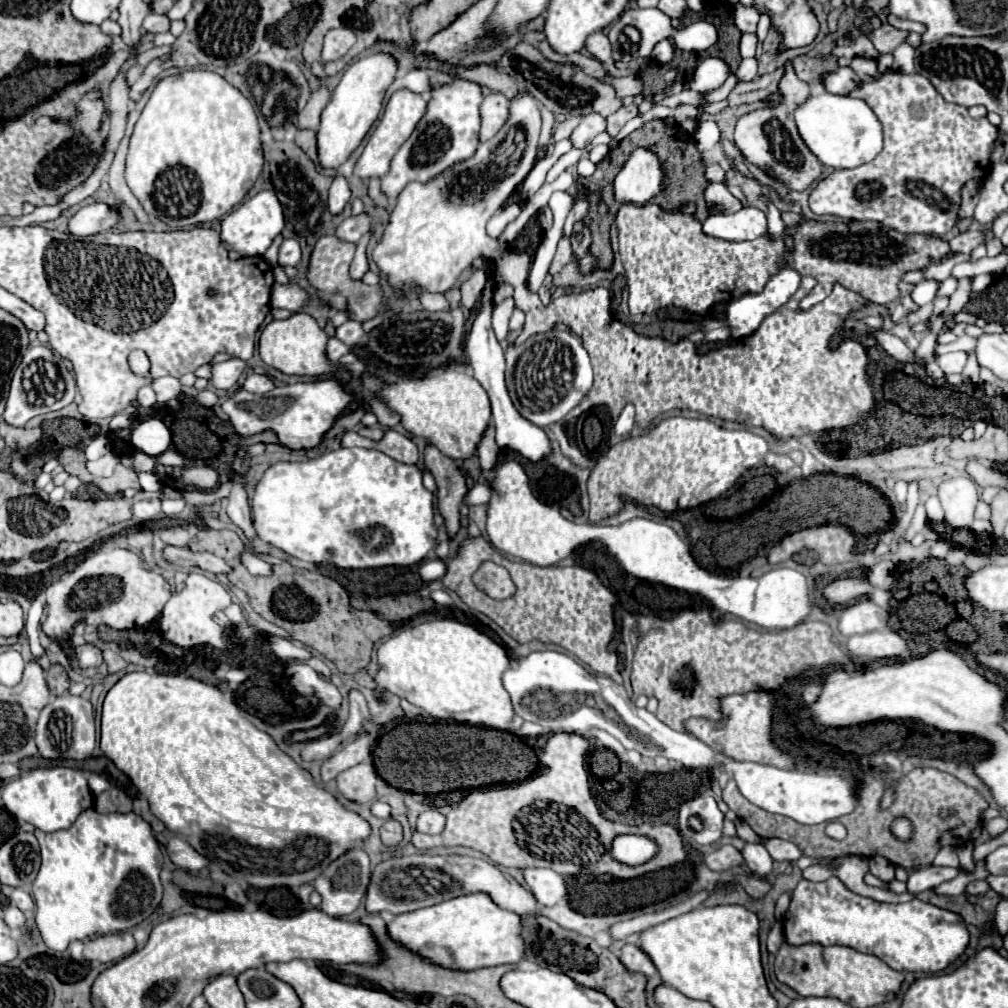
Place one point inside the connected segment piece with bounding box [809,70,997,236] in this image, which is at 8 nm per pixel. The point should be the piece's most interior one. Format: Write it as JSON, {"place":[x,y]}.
{"place":[932,148]}

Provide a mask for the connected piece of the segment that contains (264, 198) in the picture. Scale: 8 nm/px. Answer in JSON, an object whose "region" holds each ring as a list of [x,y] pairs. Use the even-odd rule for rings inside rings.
{"region":[[[261,190],[253,198],[245,200],[233,212],[229,212],[221,222],[221,242],[227,250],[237,250],[241,256],[263,256],[271,246],[273,238],[283,230],[283,208],[271,190]]]}

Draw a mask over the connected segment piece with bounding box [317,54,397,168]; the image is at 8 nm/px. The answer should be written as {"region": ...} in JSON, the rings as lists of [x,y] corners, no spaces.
{"region":[[[387,54],[361,58],[345,70],[341,82],[333,90],[329,104],[321,114],[321,124],[317,130],[317,152],[323,168],[339,168],[361,144],[373,122],[379,118],[379,112],[383,108],[383,98],[387,86],[395,78],[395,70],[397,70],[395,60]]]}

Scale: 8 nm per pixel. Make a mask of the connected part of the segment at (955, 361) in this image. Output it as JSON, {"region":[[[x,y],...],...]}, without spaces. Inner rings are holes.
{"region":[[[949,352],[949,354],[941,354],[937,358],[937,364],[943,368],[945,374],[951,374],[951,372],[961,372],[963,366],[967,362],[967,354],[965,352]]]}

